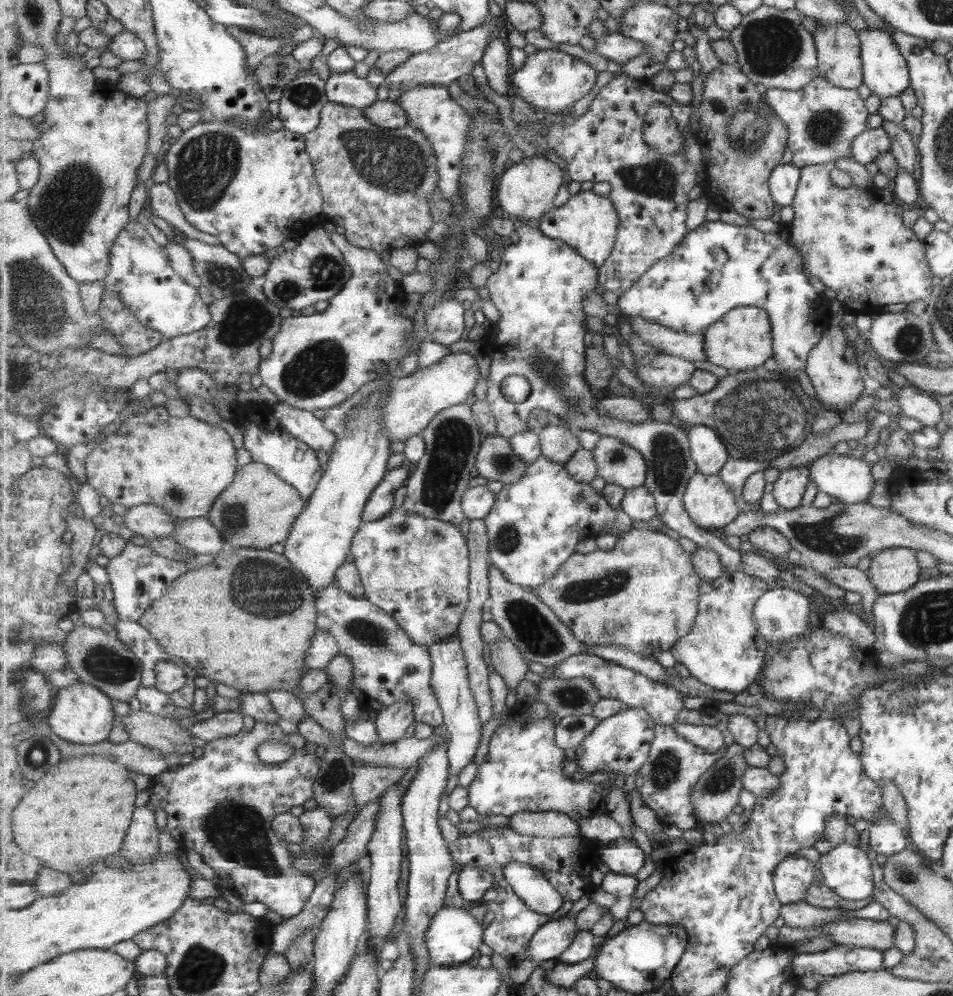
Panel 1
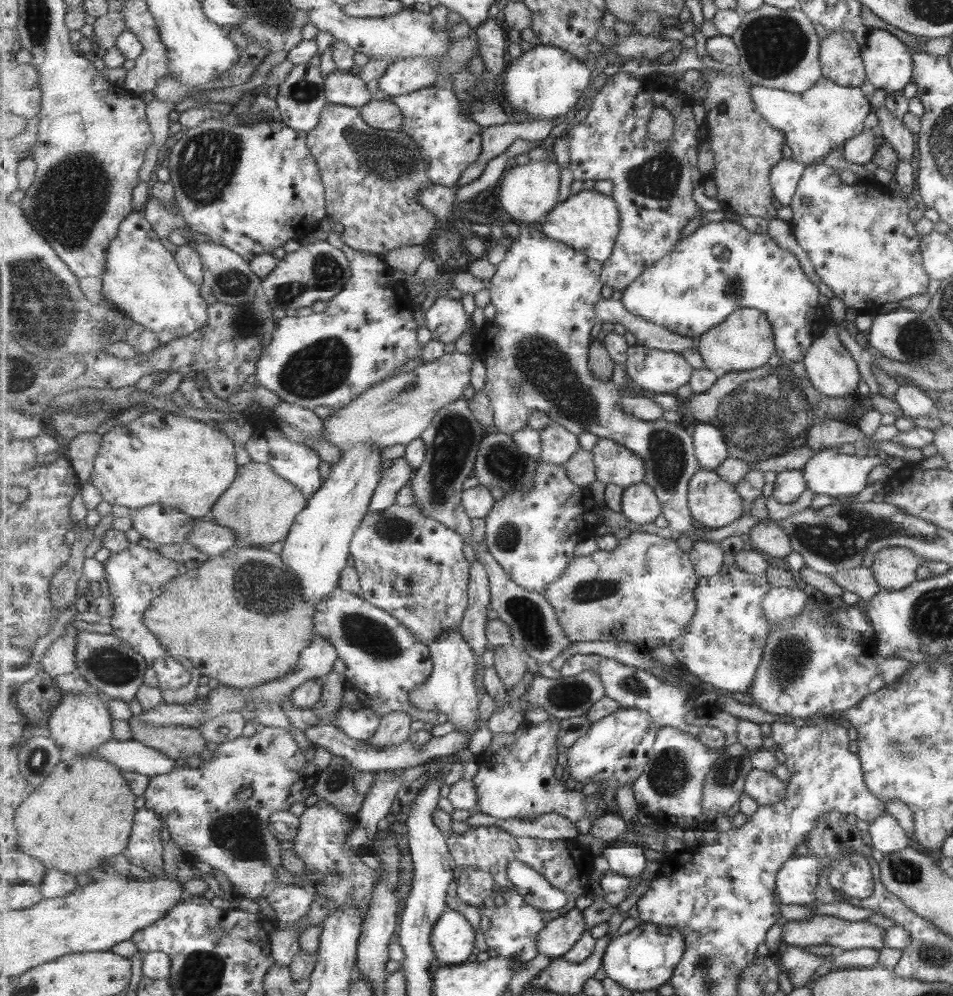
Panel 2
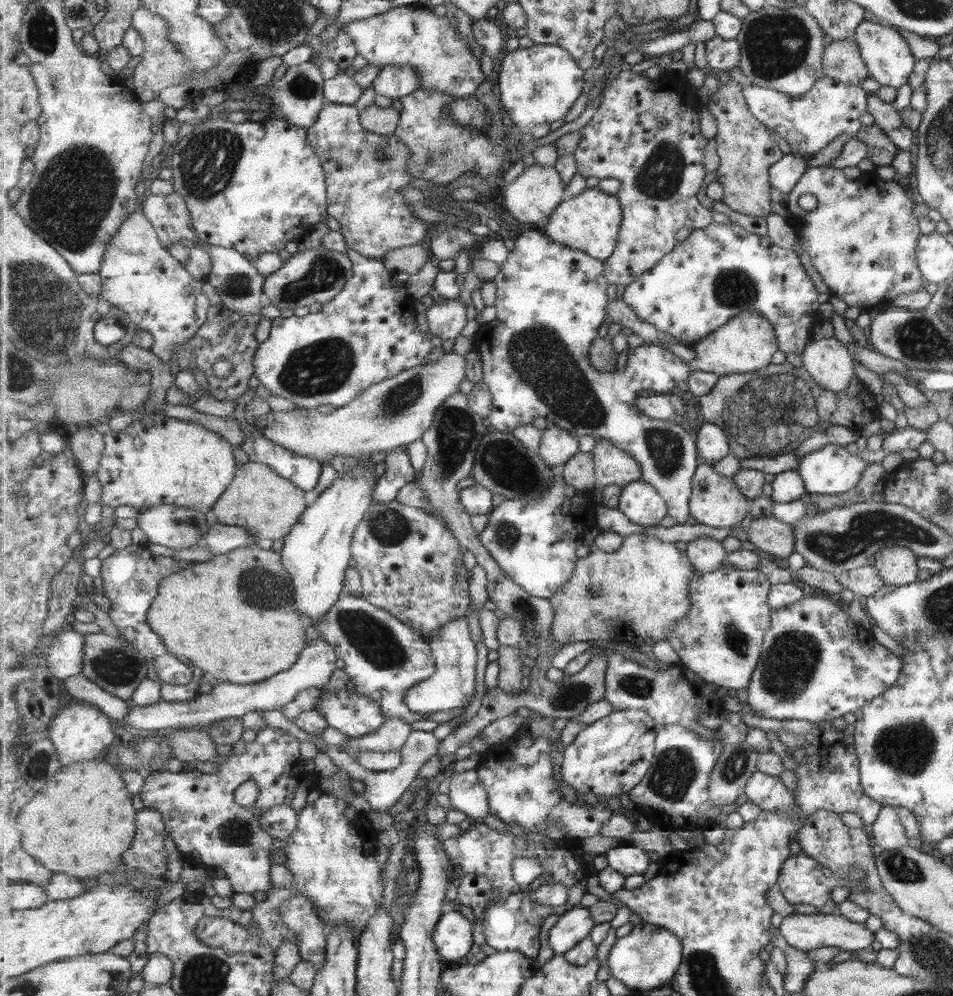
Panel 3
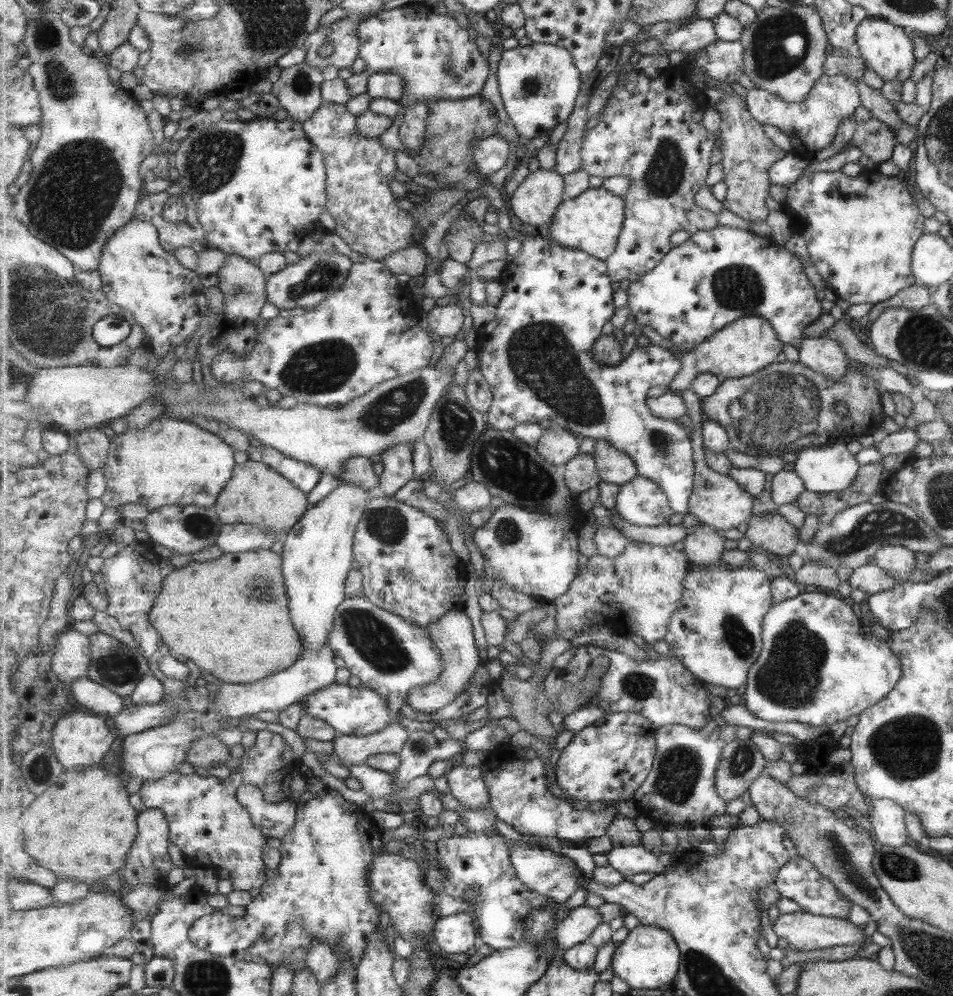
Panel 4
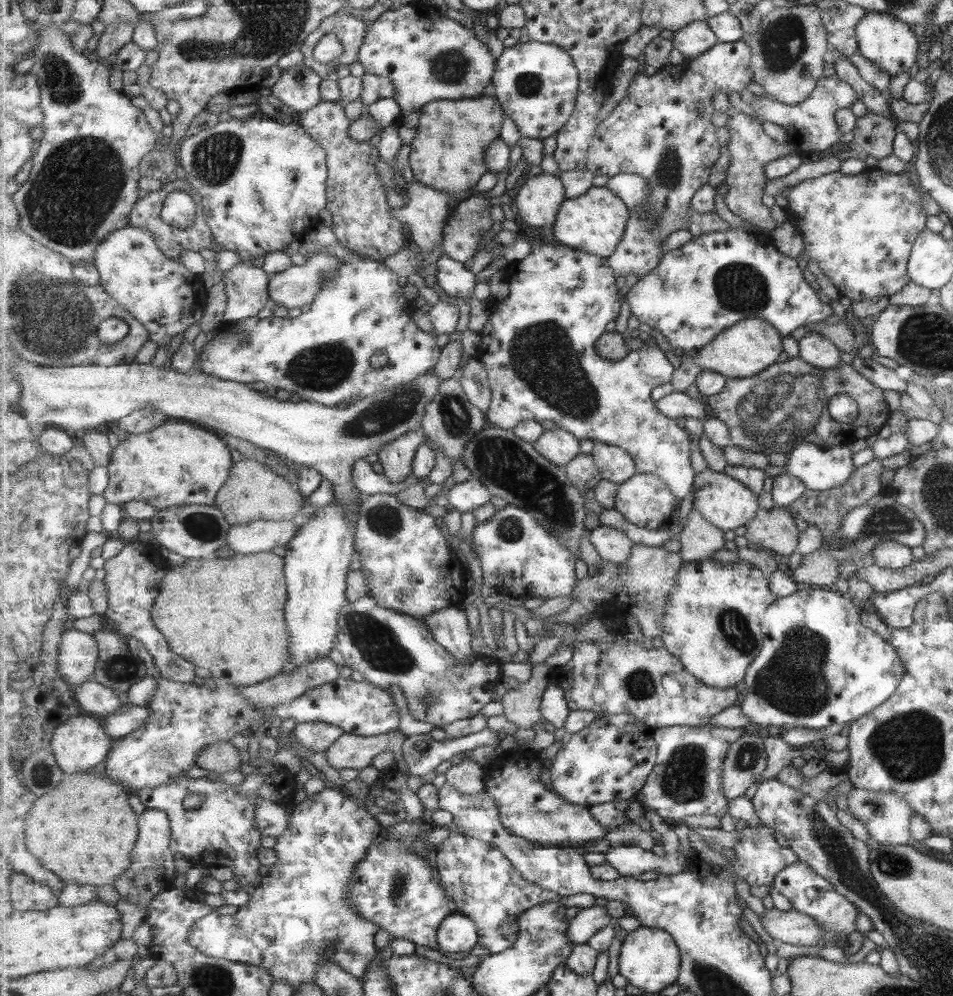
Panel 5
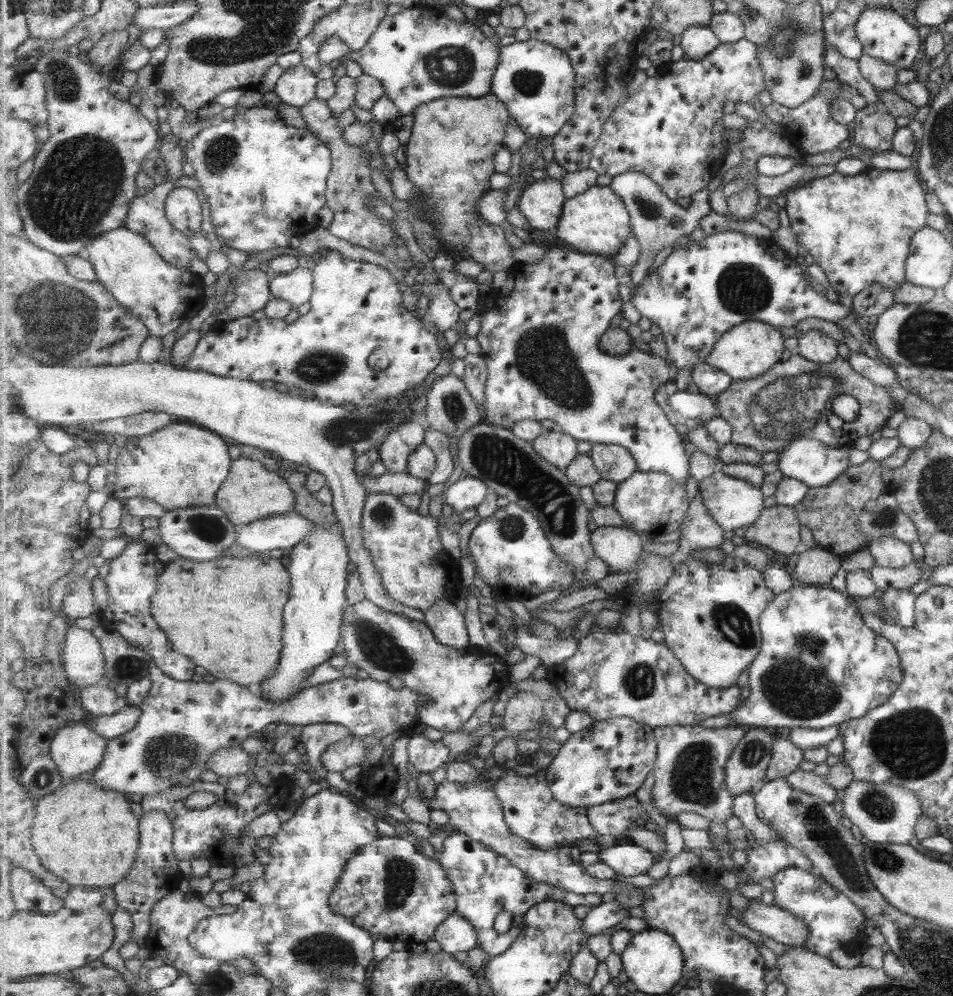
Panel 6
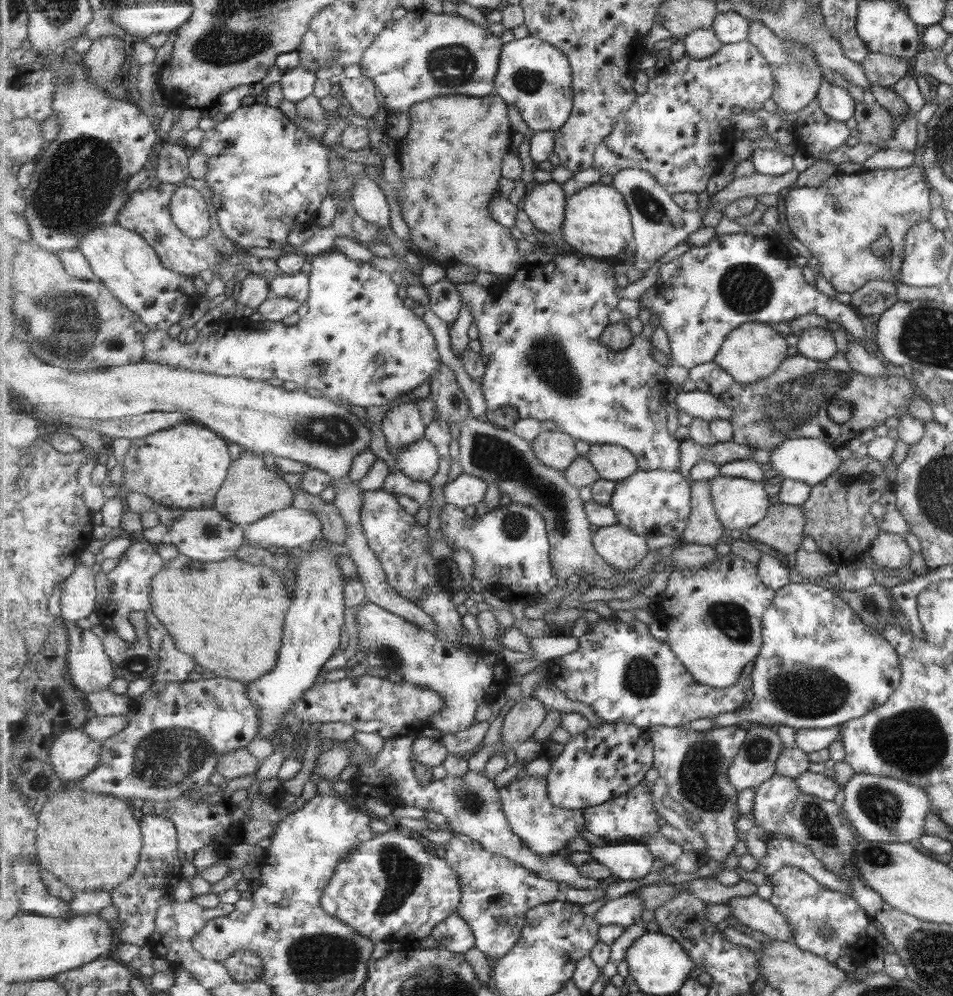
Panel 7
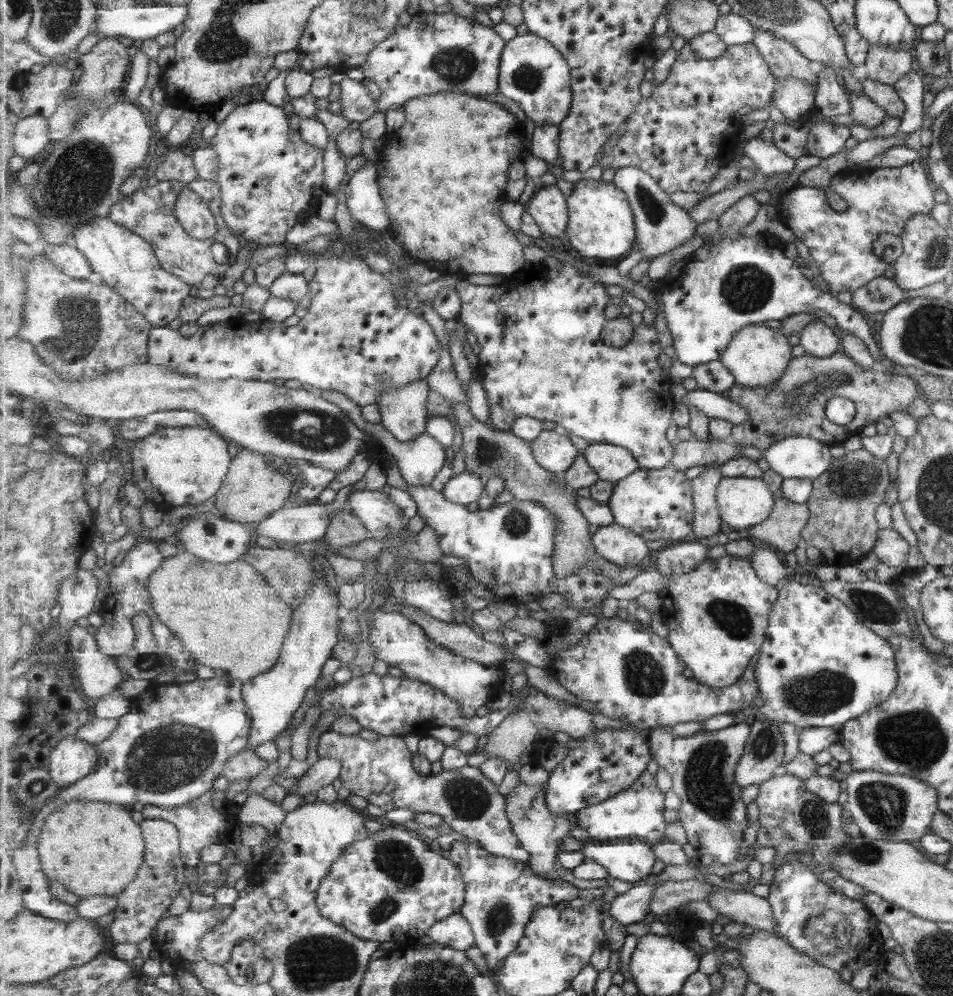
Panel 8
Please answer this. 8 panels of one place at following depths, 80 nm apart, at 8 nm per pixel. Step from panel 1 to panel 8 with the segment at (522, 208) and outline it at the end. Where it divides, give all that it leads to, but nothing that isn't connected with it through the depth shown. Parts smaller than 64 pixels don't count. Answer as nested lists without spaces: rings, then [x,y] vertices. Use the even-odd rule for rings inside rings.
[[[557,184],[543,186],[526,205],[526,211],[533,217],[541,232],[552,237],[567,234],[570,223],[568,199]]]

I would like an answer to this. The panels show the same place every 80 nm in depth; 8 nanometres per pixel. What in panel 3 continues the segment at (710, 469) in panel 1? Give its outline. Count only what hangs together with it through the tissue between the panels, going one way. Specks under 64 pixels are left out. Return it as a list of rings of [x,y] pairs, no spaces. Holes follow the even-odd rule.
[[[703,423],[698,429],[697,444],[699,455],[707,459],[709,464],[732,454],[727,433],[716,424]]]

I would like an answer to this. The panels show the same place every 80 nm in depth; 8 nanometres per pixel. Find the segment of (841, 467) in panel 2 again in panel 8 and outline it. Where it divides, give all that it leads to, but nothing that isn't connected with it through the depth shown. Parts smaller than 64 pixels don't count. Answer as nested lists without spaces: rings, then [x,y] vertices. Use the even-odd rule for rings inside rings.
[[[790,436],[772,444],[764,458],[783,479],[817,479],[832,462],[828,445],[806,436]]]

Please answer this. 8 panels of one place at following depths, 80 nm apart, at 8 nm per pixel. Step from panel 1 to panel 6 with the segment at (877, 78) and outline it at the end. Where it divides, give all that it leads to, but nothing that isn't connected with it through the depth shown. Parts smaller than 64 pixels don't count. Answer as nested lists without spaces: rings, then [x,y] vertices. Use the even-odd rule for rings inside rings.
[[[867,7],[863,9],[855,21],[854,30],[857,40],[862,44],[862,54],[880,58],[891,66],[907,69],[913,58],[919,54],[919,35],[911,24],[905,22],[894,9],[883,7]]]

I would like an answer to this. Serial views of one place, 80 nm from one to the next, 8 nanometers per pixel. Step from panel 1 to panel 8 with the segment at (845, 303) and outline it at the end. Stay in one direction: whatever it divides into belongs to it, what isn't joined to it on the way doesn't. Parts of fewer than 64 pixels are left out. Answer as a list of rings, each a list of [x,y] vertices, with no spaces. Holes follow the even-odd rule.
[[[919,160],[899,168],[883,168],[873,170],[841,170],[828,185],[847,204],[843,212],[835,212],[829,207],[823,187],[796,186],[789,190],[781,200],[780,219],[808,248],[809,259],[817,263],[817,270],[822,281],[833,294],[853,292],[874,279],[883,276],[889,264],[883,263],[873,253],[871,244],[881,232],[889,232],[899,236],[905,228],[906,220],[913,215],[929,215],[933,206],[933,192],[929,188],[929,180]]]

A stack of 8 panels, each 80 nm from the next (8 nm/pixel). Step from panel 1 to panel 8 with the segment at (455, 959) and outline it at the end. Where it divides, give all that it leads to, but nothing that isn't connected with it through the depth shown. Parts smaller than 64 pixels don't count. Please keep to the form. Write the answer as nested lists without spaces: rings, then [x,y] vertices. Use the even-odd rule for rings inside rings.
[[[457,912],[448,916],[445,920],[434,924],[428,936],[435,942],[447,945],[460,951],[469,950],[474,946],[476,941],[471,923],[461,914]]]

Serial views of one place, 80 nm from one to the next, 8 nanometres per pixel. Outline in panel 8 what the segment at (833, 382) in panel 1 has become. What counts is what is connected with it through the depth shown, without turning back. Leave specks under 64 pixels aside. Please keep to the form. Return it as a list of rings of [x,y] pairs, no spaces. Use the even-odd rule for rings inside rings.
[[[820,320],[808,322],[799,337],[805,353],[819,358],[831,356],[839,348],[833,330]]]

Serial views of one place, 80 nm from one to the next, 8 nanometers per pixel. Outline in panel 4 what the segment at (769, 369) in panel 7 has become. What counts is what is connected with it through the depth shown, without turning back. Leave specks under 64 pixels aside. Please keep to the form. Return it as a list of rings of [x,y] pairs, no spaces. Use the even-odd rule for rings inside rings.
[[[760,316],[740,318],[722,328],[703,344],[697,345],[695,350],[678,356],[682,361],[682,370],[670,384],[670,391],[683,392],[691,389],[695,379],[705,373],[713,373],[722,381],[754,375],[778,360],[778,356],[783,352],[783,343],[770,320]]]

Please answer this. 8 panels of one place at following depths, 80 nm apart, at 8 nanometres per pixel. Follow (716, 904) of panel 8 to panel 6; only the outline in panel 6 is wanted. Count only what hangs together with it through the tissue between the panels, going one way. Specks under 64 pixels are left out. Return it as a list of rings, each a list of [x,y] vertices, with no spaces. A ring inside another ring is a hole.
[[[751,899],[748,902],[748,907],[742,912],[744,924],[761,935],[765,934],[767,937],[772,938],[776,942],[780,942],[789,947],[803,947],[807,935],[806,924],[793,912],[789,912],[785,908],[779,908],[774,904],[764,904],[760,899]]]

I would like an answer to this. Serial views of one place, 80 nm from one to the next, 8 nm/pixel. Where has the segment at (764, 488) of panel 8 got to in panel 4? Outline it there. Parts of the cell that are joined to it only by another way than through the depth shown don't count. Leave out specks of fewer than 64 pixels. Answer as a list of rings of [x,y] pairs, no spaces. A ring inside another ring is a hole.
[[[689,388],[680,392],[687,404],[689,410],[688,417],[691,420],[691,442],[693,442],[693,462],[695,462],[695,480],[694,493],[690,498],[689,512],[693,514],[699,521],[715,527],[719,531],[731,530],[731,528],[739,528],[743,522],[750,522],[753,514],[753,502],[755,498],[750,492],[739,484],[734,477],[729,474],[715,472],[708,464],[706,452],[703,446],[703,432],[700,415],[703,412],[701,408],[701,398]]]

